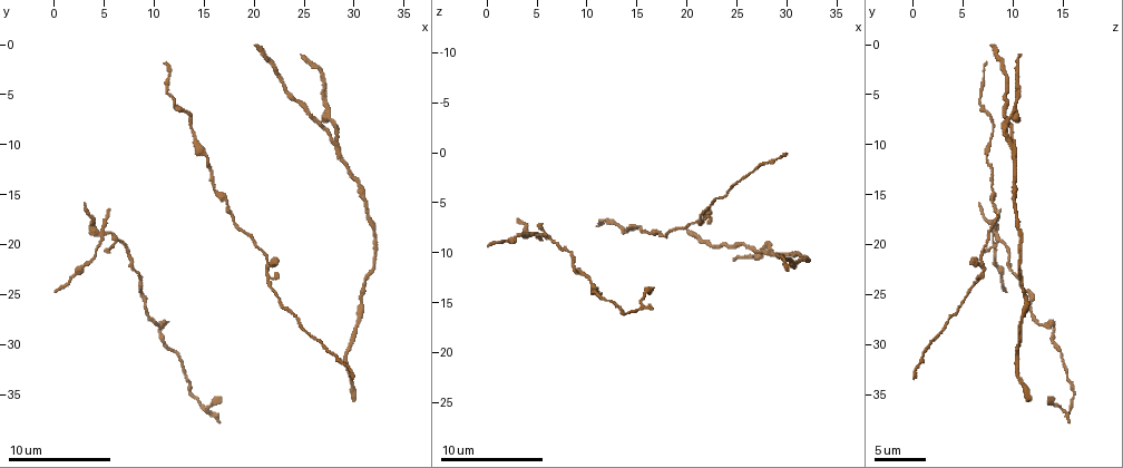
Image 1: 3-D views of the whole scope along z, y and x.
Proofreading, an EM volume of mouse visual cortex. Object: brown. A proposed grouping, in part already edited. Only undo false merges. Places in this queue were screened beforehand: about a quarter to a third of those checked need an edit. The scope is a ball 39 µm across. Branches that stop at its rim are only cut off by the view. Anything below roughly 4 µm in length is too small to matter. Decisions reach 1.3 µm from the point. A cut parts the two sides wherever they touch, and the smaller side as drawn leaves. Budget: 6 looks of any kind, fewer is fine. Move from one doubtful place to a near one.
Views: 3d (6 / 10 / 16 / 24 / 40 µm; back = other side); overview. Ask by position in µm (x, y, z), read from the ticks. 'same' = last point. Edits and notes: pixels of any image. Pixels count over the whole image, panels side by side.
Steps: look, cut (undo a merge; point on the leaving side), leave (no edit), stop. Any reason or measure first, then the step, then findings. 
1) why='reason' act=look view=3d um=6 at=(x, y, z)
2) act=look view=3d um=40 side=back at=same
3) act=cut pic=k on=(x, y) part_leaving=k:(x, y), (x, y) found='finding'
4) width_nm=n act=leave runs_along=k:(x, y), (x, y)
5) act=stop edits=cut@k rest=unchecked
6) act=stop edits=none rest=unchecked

why='three-way junction' act=look view=3d um=10 at=(21.2, 22.4, 7.0)

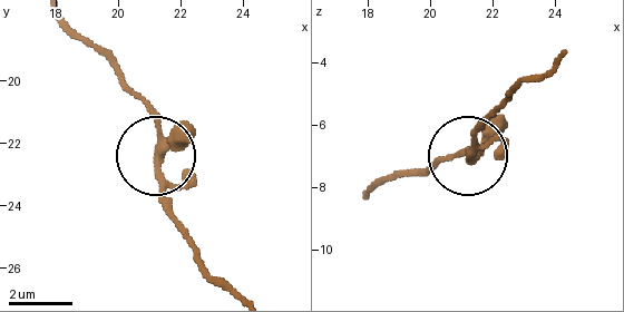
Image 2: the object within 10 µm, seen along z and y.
side_arm_um=57 act=leave found='all the same neuron'

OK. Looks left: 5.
why='three-way junction' act=look view=3d um=10 at=(10.6, 28.6, 14.2)

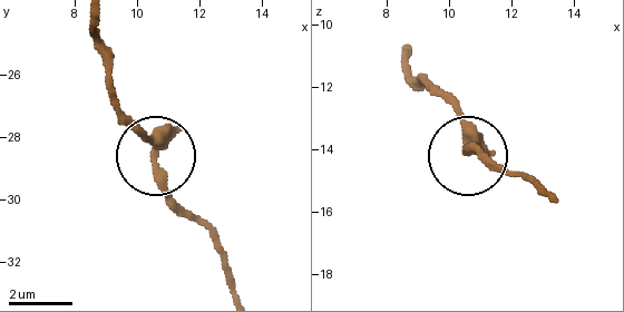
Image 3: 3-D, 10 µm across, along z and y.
why='other side' act=look view=3d um=10 side=back at=(10.6, 28.6, 13.9)

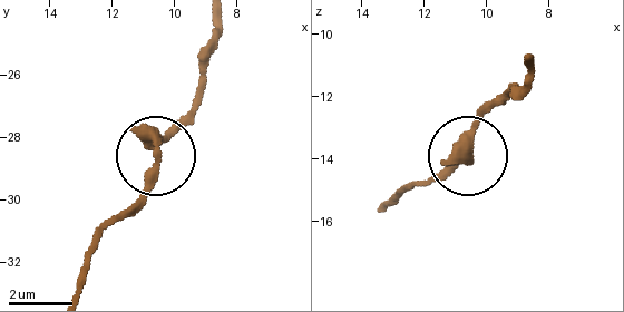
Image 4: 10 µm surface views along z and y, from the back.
act=leave found='one neuron here'

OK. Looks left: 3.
why='arms part here' act=look view=3d um=6 at=(14.4, 10.8, 7.4)

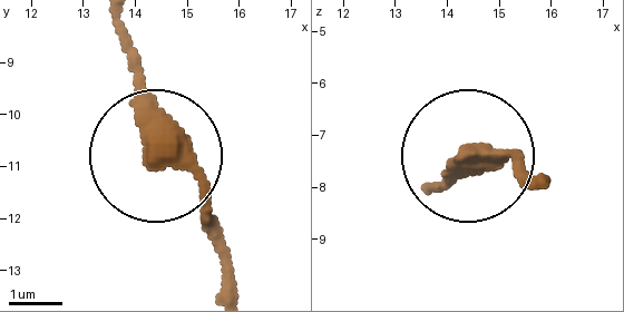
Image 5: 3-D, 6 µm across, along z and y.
act=look view=3d um=6 side=back at=(14.35, 10.90, 7.35)

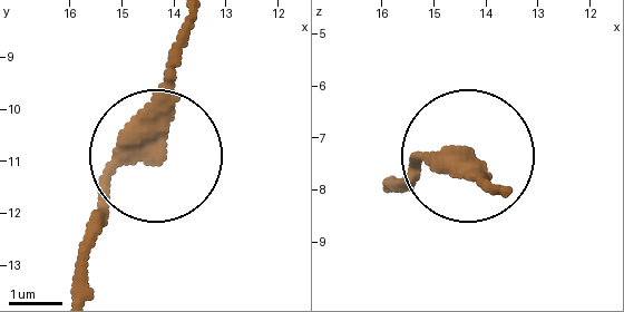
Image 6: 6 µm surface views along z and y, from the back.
act=leave runs_along=6:(76, 281), (98, 201), (156, 148), (183, 28) found='all the same neuron'

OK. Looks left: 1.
act=stop edits=none rest=unchecked

